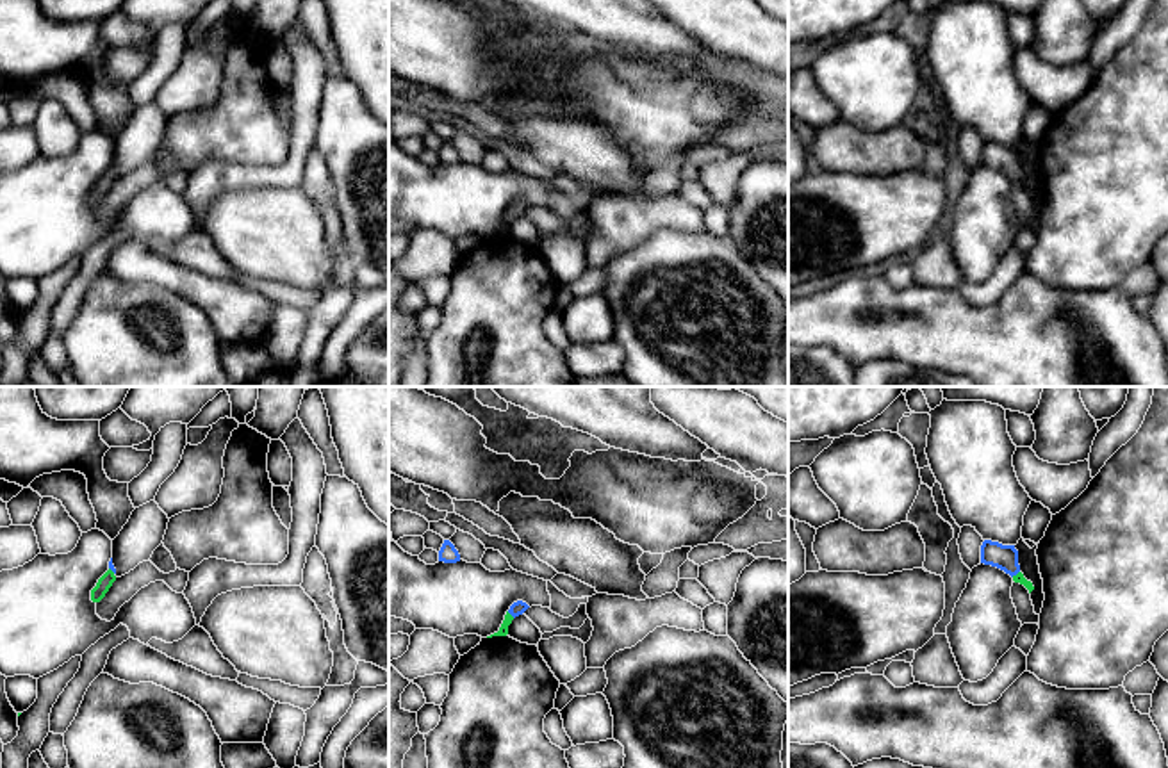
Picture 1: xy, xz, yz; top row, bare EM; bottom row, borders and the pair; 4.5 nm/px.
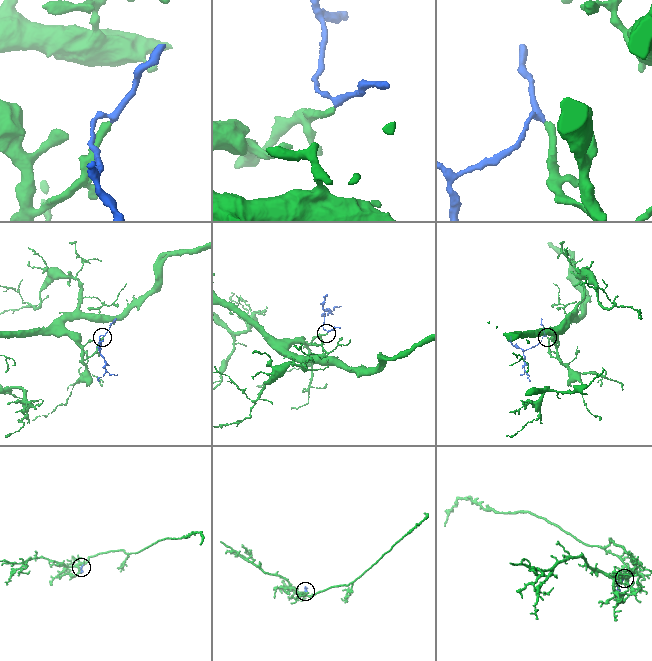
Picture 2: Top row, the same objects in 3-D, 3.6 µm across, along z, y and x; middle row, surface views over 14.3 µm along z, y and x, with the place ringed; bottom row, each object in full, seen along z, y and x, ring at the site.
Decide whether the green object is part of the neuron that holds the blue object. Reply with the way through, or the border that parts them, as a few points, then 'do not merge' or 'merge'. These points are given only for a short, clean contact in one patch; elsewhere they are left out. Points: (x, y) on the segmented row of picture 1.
way yz (992, 553), (1015, 574), (1019, 578); merge

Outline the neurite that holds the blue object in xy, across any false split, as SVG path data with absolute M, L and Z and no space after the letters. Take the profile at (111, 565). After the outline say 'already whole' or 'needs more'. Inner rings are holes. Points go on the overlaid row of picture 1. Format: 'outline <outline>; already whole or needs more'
outline M111 558L109 570L98 579L96 586L91 590L93 602L100 602L105 597L105 593L109 592L109 588L116 581L114 574L116 574L116 568L114 568L112 558Z; needs more

